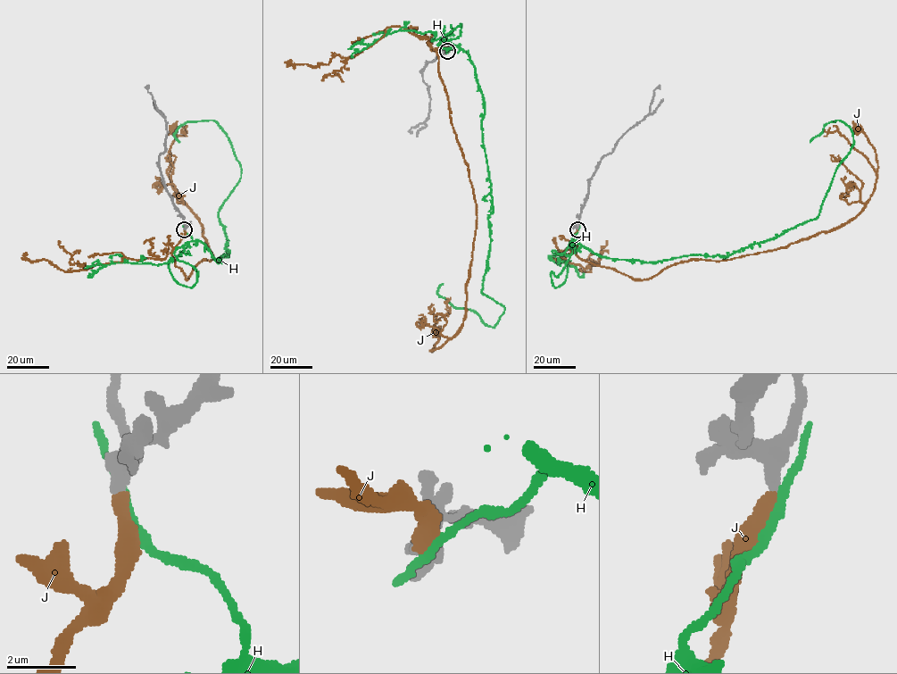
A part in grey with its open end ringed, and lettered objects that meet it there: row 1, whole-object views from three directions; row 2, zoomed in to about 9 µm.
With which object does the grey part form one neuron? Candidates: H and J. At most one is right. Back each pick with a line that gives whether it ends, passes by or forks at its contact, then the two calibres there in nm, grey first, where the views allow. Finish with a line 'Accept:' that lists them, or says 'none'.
J: it ends; calibres 480 and 400 nm
Accept: J

